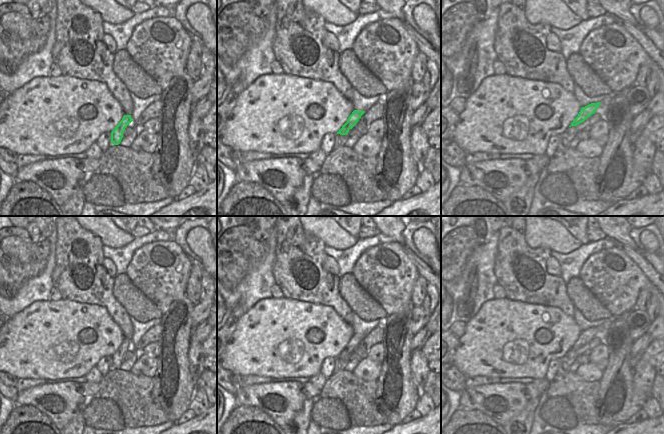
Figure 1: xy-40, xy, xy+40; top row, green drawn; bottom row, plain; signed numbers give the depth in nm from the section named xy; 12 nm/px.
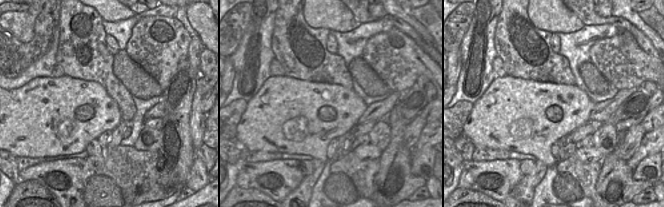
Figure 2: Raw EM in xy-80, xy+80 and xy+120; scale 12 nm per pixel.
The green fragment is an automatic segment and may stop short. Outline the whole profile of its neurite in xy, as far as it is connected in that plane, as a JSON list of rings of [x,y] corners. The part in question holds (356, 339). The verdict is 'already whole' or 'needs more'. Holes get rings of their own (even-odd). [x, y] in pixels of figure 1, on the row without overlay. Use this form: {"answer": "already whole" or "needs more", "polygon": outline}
{"answer": "already whole", "polygon": [[[354,334],[352,338],[349,340],[347,346],[342,350],[342,352],[337,356],[337,358],[340,359],[348,358],[349,354],[356,349],[356,347],[359,345],[359,343],[364,337],[365,335]]]}

